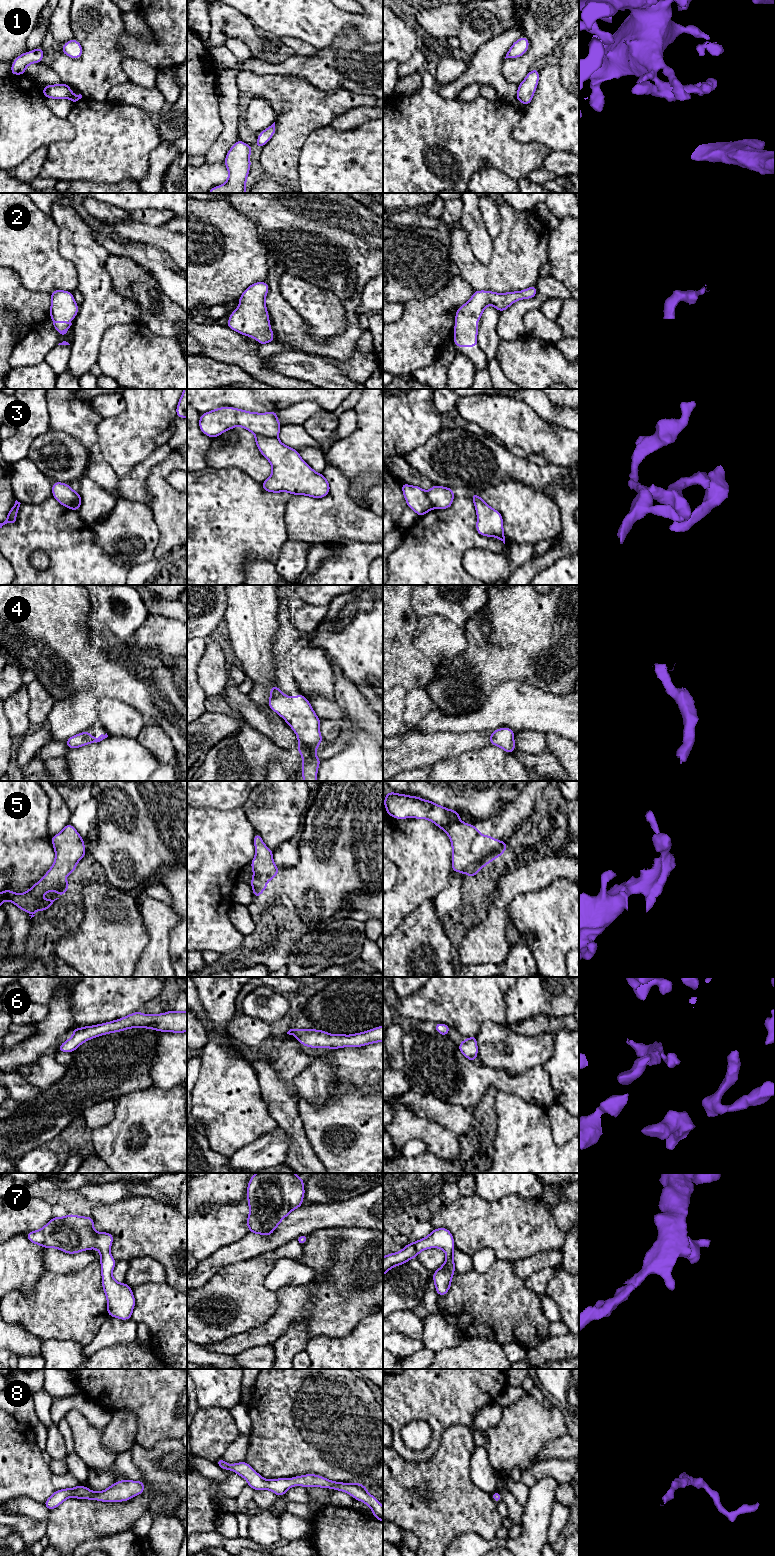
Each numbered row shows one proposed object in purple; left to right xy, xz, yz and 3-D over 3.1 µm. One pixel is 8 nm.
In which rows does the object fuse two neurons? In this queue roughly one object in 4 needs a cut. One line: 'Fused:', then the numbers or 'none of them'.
Fused: 3

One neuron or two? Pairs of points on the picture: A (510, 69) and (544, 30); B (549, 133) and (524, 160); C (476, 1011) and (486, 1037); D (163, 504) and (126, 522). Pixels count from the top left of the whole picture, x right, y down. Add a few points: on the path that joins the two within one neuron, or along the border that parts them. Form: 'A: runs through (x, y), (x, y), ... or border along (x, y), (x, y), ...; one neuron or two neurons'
A: runs through (521, 65), (543, 41); one neuron
B: border along (516, 139), (539, 142), (551, 150); two neurons
C: border along (503, 1024), (484, 1021), (475, 1033); two neurons
D: border along (147, 505), (159, 532); two neurons

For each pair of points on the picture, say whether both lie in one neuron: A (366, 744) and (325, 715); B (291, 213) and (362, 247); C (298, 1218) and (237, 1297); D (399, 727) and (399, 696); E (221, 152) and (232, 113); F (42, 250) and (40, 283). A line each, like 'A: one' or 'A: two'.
A: one
B: one
C: two
D: one
E: one
F: one

